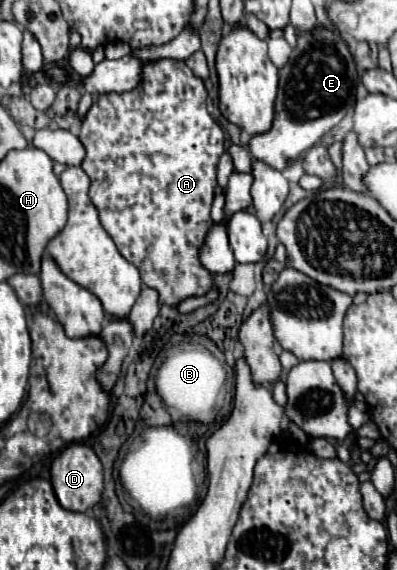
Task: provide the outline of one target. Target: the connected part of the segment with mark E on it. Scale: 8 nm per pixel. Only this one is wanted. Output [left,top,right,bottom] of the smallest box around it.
[248,26,358,170]

